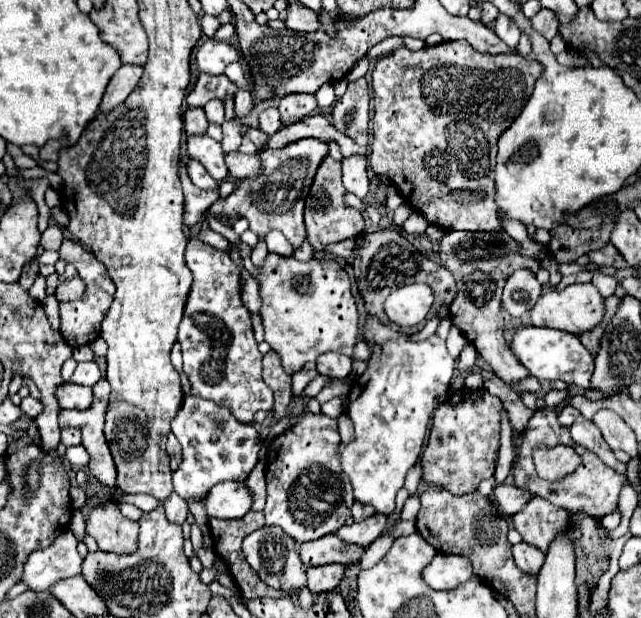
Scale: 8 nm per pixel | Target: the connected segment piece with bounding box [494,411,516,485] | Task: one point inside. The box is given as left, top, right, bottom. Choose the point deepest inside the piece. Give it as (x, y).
(507, 452)

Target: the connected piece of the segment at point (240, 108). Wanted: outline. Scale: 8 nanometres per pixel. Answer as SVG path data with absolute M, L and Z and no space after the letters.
M237 89L235 97L235 115L239 118L247 116L254 106L252 93L243 89Z

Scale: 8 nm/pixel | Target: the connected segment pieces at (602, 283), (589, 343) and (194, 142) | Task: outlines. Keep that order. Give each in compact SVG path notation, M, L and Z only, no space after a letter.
M595 274L593 275L592 284L597 287L603 297L608 297L614 294L618 281L612 276Z
M600 323L600 327L596 327L596 331L590 331L590 333L584 333L582 337L580 337L580 341L582 341L582 345L590 351L590 355L598 355L598 351L600 351L600 339L602 339L602 335L604 335L604 329L606 329L606 323Z
M196 135L196 137L188 137L186 145L188 145L188 155L198 159L216 181L224 181L228 177L224 151L218 141L210 139L208 135L200 135L200 137Z

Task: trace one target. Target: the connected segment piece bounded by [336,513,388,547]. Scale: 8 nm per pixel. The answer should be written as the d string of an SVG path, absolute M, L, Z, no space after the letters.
M376 513L376 515L360 521L360 523L354 523L350 527L340 527L336 531L336 535L340 535L340 539L344 539L346 543L356 543L356 545L368 547L374 539L378 539L384 533L386 521L388 521L386 515Z

